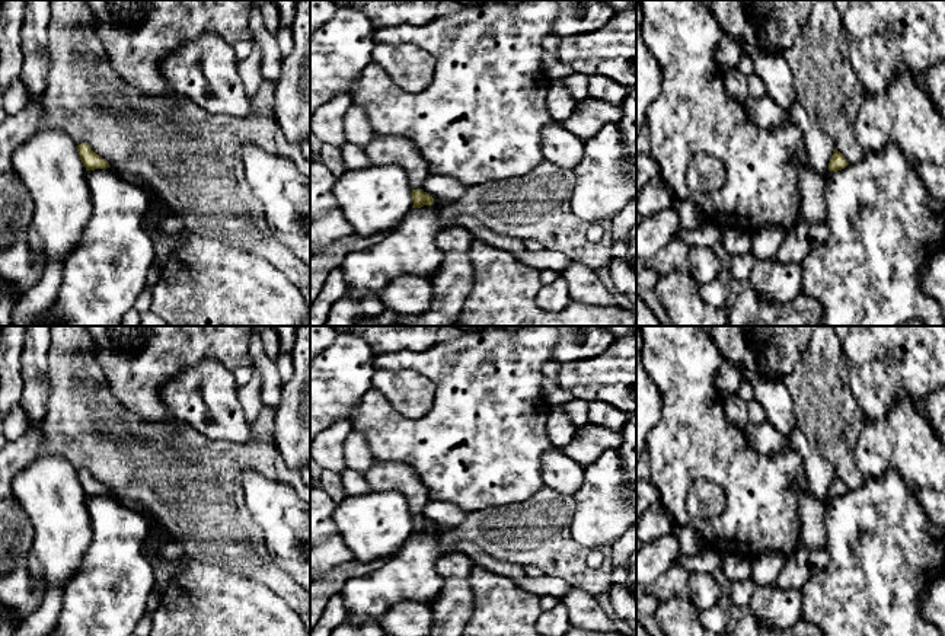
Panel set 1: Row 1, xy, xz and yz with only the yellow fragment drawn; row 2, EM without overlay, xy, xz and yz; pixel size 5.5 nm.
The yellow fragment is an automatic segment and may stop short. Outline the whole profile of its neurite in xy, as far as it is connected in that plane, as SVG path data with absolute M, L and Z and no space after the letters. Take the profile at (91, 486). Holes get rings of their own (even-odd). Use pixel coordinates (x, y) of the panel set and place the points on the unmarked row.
M79 470L77 477L86 496L109 493L109 489L103 486L99 480L96 480L89 470Z

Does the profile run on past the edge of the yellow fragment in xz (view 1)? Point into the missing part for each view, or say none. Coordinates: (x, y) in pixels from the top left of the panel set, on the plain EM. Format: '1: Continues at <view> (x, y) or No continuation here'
1: No continuation here

